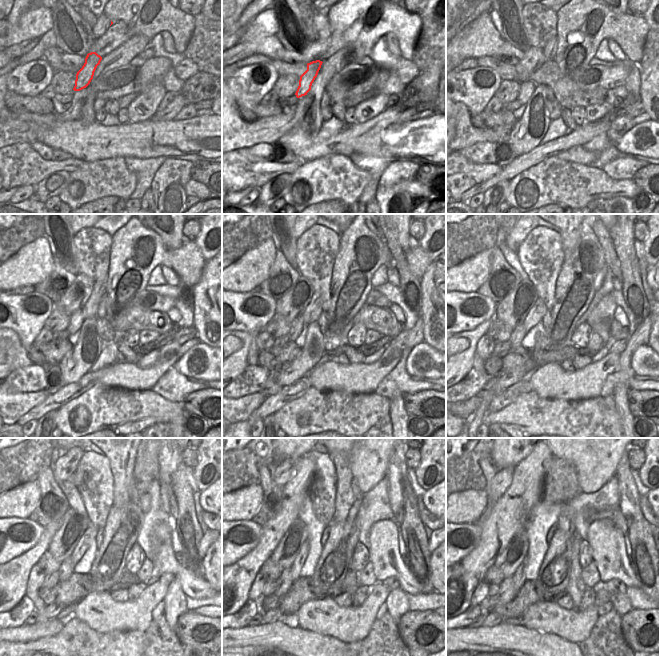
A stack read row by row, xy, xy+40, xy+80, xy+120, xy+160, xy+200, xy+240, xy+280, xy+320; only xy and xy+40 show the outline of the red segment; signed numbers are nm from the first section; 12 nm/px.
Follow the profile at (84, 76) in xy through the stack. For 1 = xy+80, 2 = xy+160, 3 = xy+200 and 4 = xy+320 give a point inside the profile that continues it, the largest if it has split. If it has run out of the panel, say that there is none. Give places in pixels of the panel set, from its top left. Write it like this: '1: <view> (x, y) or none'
1: xy+80 (527, 87)
2: xy+160 (297, 325)
3: xy+200 (517, 335)
4: xy+320 (506, 593)

